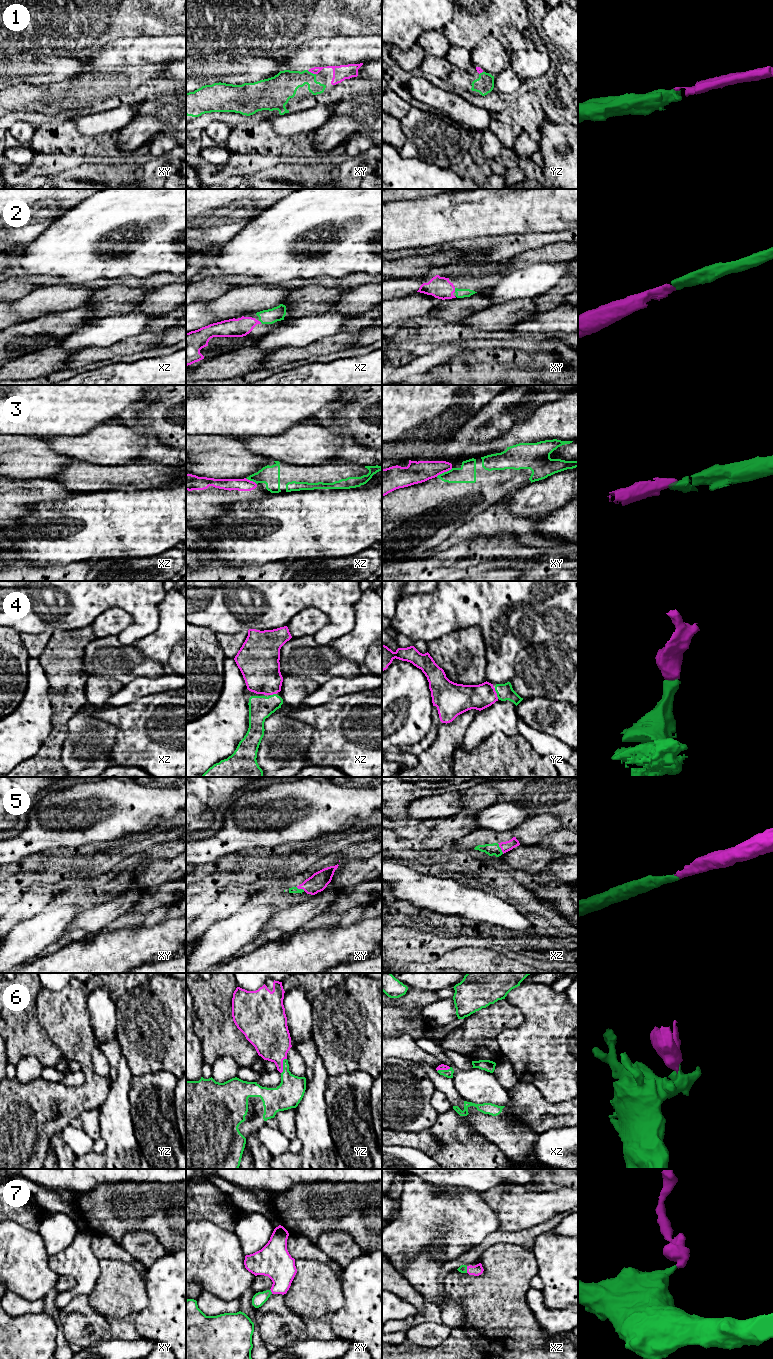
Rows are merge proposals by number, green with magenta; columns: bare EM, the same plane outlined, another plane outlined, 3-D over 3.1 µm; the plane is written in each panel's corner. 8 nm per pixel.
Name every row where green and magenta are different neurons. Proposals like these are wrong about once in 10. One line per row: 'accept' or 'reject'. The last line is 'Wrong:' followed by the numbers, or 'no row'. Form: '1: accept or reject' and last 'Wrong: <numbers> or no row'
1: accept
2: accept
3: reject
4: accept
5: accept
6: accept
7: accept
Wrong: 3

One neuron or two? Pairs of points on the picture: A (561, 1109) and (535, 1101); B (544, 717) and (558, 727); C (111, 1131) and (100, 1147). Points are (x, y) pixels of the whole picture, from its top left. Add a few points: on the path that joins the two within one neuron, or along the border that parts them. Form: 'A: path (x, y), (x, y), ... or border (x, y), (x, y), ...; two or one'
A: path (555, 1109), (543, 1109), (541, 1107); one
B: path (547, 717), (555, 724); one
C: border (100, 1137), (105, 1143), (106, 1151); two

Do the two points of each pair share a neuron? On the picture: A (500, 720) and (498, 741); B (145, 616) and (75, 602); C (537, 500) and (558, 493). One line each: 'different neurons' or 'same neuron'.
A: different neurons
B: same neuron
C: same neuron

